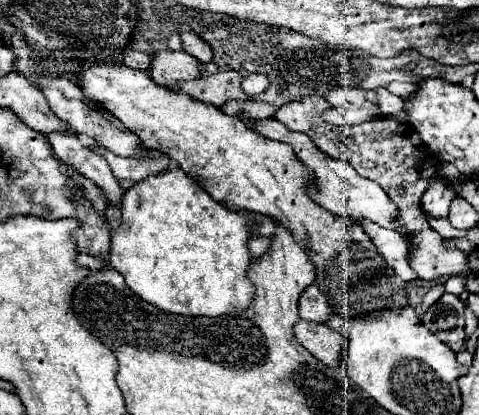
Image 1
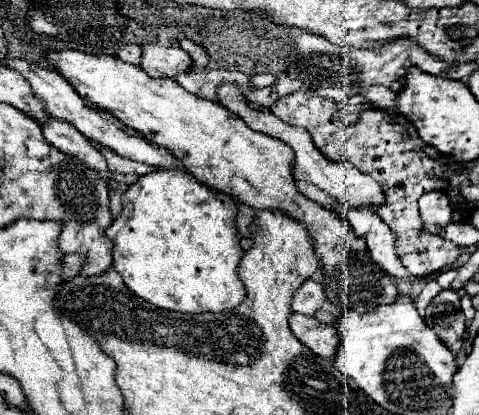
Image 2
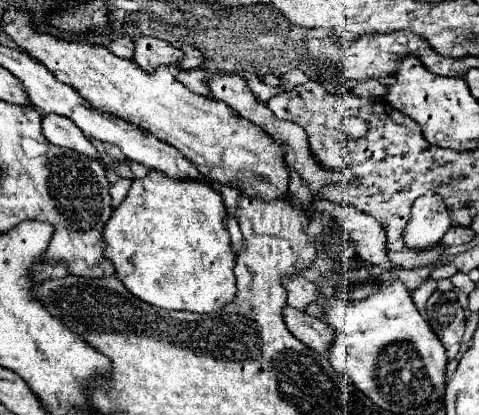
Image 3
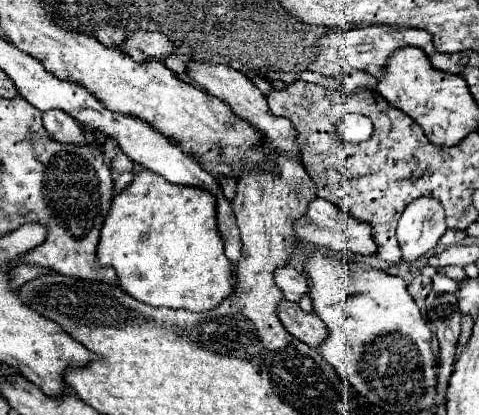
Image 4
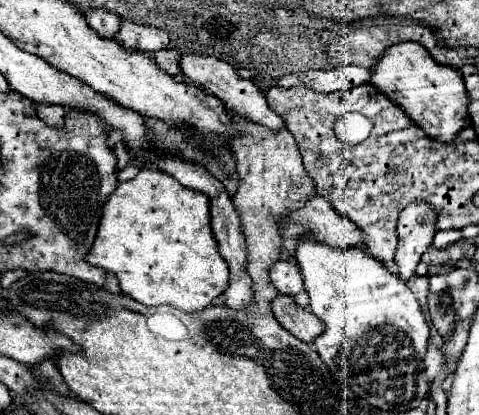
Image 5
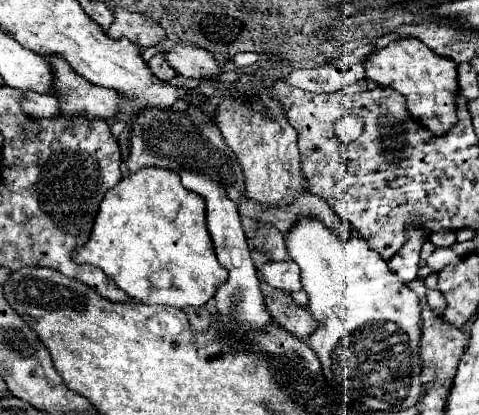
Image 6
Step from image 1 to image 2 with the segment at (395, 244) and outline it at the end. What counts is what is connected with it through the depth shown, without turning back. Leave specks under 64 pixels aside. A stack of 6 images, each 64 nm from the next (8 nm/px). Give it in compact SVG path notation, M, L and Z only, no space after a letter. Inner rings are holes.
M332 204L332 208L328 210L344 216L352 224L354 232L360 234L362 240L366 240L366 252L372 258L372 262L376 262L376 266L380 266L388 276L394 278L410 276L396 256L394 250L396 236L376 214L372 214L370 210L346 210L342 204Z

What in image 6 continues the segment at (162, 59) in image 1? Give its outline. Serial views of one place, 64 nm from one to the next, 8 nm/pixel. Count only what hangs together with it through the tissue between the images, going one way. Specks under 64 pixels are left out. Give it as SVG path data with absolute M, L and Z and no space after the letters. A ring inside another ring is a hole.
M110 8L114 14L114 22L108 28L110 38L128 38L140 48L156 46L166 38L166 32L158 22L148 18L146 14L136 14L126 8Z

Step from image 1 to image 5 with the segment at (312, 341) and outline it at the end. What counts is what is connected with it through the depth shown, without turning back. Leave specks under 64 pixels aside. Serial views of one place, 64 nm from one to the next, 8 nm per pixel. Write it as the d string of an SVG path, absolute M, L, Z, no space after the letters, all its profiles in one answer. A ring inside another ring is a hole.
M278 294L272 300L272 314L288 332L292 332L302 342L312 342L324 328L324 324L320 324L312 312L298 306L292 296Z

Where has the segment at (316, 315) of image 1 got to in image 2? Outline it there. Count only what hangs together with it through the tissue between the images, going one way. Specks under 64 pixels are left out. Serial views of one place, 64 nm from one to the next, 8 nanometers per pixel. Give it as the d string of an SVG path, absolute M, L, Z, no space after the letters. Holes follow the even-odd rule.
M306 280L300 288L296 288L296 292L292 296L292 310L314 316L314 312L322 306L324 300L326 300L326 296L324 296L322 286L314 280Z

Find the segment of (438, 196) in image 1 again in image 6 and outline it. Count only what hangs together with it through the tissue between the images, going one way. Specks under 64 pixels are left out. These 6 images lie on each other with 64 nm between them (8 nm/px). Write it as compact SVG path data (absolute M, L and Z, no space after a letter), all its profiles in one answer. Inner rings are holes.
M410 230L408 232L408 242L396 252L396 256L392 256L392 260L388 262L390 268L406 282L414 280L416 278L416 272L418 272L418 254L420 254L420 248L422 244L428 240L428 234L426 232L420 232L420 230Z

